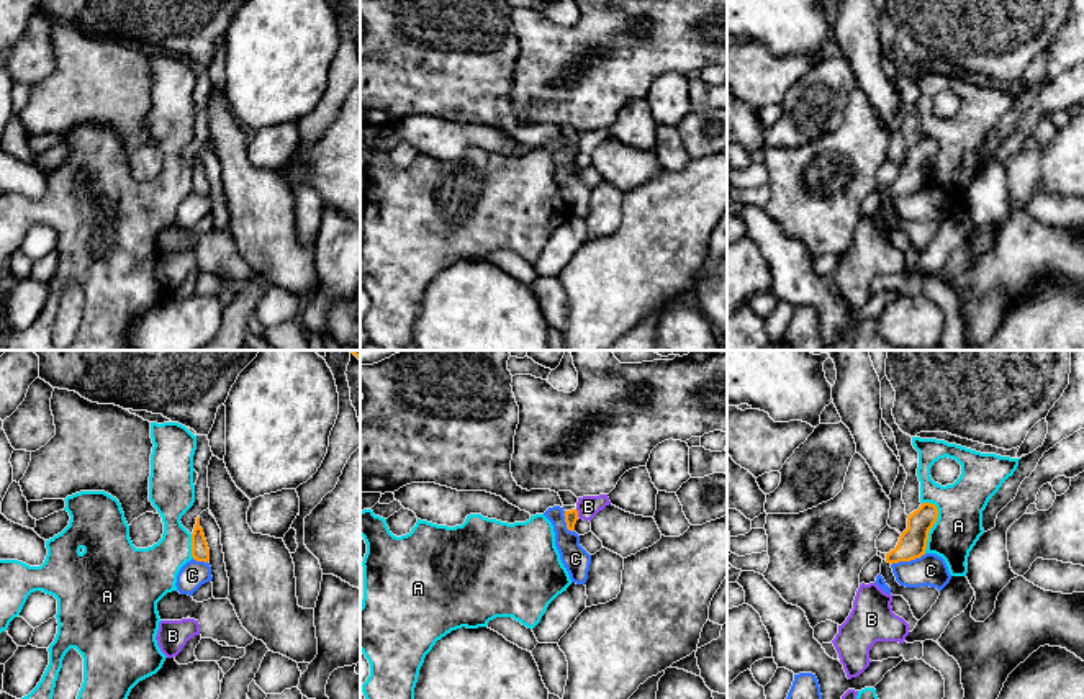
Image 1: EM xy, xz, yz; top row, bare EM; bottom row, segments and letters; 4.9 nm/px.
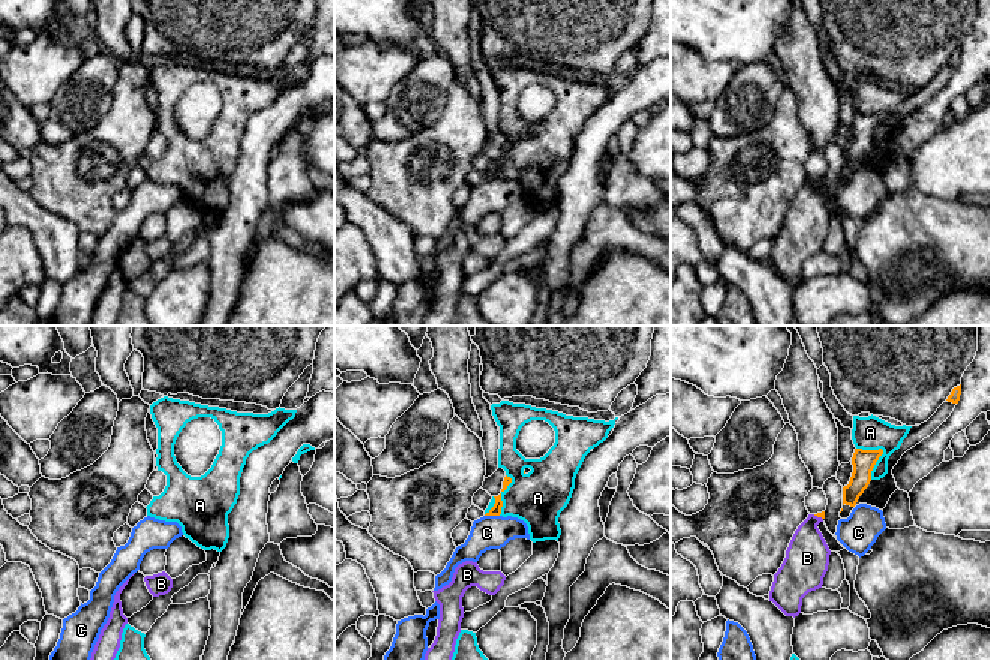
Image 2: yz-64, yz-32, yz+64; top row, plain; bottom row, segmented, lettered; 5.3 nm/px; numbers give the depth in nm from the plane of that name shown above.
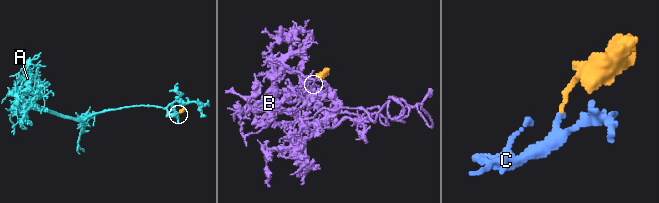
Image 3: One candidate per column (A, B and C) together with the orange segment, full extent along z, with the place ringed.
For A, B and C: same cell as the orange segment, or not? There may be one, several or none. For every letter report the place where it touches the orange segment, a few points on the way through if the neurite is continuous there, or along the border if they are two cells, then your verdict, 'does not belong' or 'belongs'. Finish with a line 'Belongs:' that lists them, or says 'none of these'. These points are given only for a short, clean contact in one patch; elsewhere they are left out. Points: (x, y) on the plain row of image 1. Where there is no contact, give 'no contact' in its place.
A: meets orange in yz at (932, 159); does not belong
B: meets orange in xz at (577, 146); border along xz (575, 143), (578, 149); does not belong
C: meets orange in yz at (907, 193); border along yz (925, 187), (891, 198); does not belong
Belongs: none of these

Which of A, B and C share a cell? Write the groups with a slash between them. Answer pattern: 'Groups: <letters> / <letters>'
Groups: A / B / C

